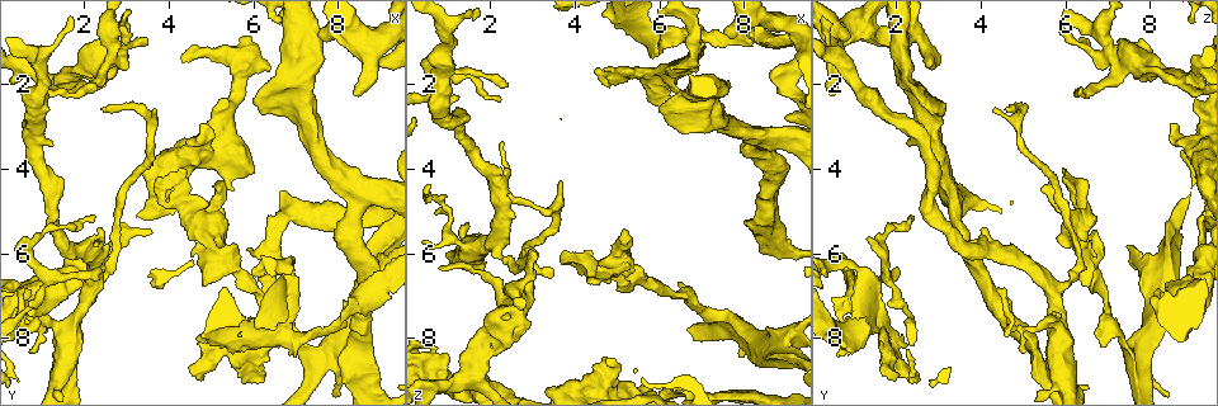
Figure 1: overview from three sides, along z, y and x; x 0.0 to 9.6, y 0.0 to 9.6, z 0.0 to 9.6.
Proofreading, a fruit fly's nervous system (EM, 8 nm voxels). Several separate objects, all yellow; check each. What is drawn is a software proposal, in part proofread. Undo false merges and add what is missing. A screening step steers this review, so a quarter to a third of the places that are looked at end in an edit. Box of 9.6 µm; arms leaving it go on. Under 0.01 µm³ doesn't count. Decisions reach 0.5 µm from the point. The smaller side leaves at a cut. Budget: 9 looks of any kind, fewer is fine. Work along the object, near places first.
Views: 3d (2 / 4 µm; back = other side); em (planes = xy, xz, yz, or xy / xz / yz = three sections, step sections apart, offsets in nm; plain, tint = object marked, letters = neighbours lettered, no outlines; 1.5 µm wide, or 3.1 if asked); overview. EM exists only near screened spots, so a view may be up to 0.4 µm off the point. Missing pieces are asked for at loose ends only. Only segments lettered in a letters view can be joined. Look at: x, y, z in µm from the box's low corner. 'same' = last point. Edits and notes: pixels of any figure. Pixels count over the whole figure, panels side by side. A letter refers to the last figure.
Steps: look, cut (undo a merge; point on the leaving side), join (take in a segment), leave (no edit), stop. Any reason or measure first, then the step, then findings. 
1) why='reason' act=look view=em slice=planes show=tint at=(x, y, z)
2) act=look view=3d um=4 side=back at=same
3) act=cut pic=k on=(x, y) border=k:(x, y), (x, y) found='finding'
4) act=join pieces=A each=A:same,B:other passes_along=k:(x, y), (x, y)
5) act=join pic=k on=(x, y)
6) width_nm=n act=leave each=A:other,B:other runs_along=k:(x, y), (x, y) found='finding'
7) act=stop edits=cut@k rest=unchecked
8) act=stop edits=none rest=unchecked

why='free end' act=look view=em slice=planes show=letters at=(8.10, 8.60, 5.30)

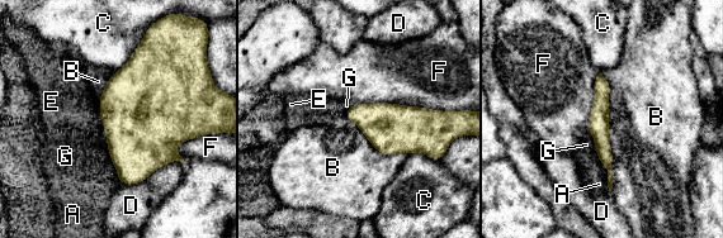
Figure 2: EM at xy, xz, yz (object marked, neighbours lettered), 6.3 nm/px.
act=leave each=A:other,B:other,C:other,D:other,E:other,F:other,G:other border=2:(600, 72), (609, 84), (610, 191) found='no lettered segment goes on from it'

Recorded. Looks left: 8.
why='sudden change in width' act=look view=3d um=2 at=(6.90, 7.55, 1.20)

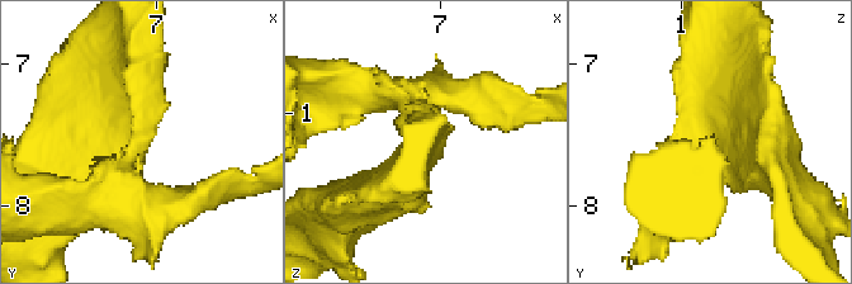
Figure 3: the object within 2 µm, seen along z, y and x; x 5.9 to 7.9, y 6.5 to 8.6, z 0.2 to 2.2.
act=look view=em slice=xz step=4 show=tint at=(6.90, 7.52, 1.22)

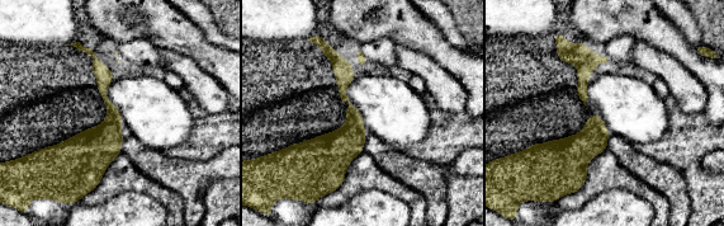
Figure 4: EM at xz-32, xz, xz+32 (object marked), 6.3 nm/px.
why='see the neighbours' act=look view=em slice=xz step=4 show=letters at=same

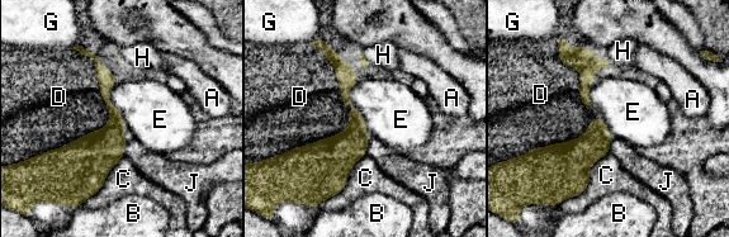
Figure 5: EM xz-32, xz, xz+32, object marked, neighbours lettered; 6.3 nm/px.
act=leave each=A:other,B:other,C:other,D:other,E:other,G:other,H:other,J:other runs_along=5:(332, 57), (354, 113), (340, 183) found='continuous, no second cell'

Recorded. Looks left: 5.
why='narrows sharply' act=look view=em slice=planes show=letters at=(0.60, 7.35, 2.20)

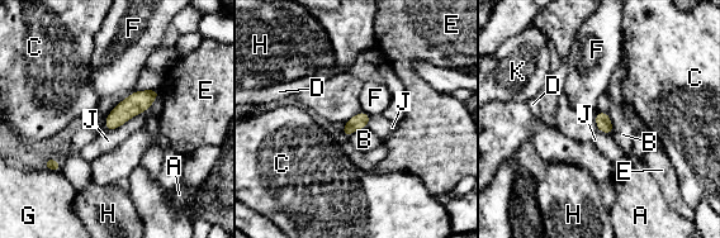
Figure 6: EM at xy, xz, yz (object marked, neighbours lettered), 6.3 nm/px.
act=leave each=A:other,B:other,C:other,D:other,E:other,F:other,G:other,H:other,J:other,K:other border=6:(160, 95), (147, 109), (107, 132) found='continuous, no second cell'

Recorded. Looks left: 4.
why='branch stops here' act=look view=em slice=planes show=letters at=(2.30, 5.15, 2.35)

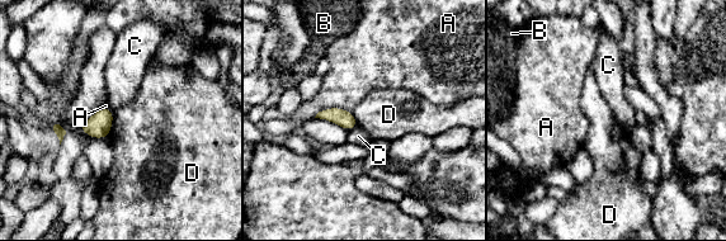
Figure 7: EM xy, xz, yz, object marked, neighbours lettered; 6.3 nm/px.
act=leave each=A:other,B:other,C:other,D:other border=7:(113, 112), (111, 131), (107, 136) found='none of them fits'

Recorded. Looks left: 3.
act=stop edits=none rest=unchecked

